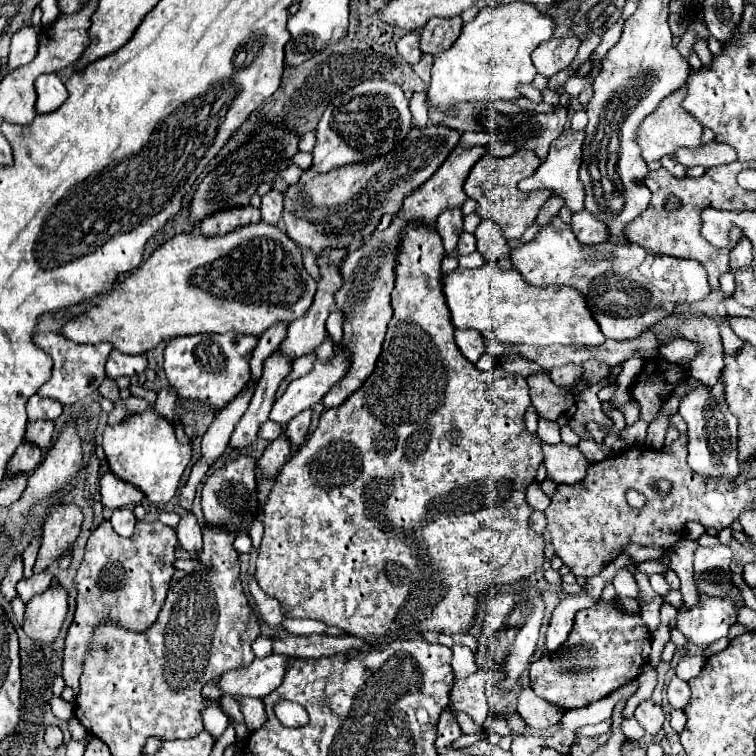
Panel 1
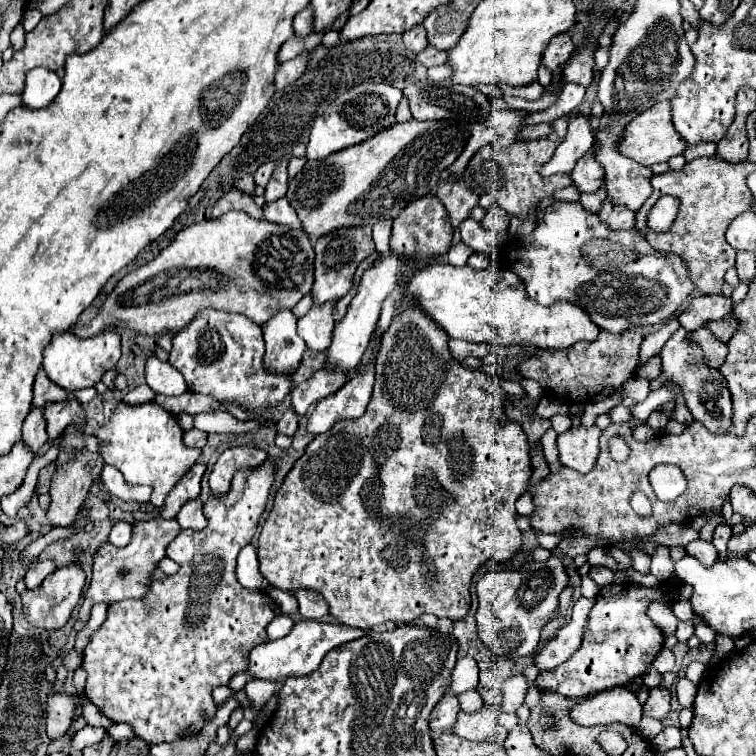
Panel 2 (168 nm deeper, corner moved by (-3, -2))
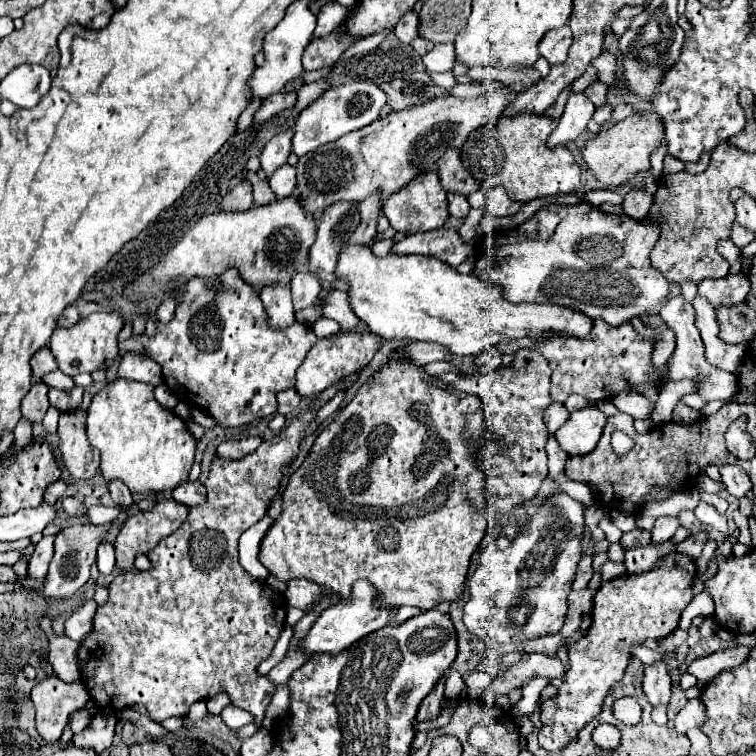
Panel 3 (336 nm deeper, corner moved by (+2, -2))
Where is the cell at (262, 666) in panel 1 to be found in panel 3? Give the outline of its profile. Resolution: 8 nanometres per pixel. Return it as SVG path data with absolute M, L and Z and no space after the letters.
M365 580L355 582L351 600L349 602L337 602L337 604L329 606L327 610L323 610L319 614L319 618L315 620L315 624L305 634L305 638L299 640L297 650L303 652L303 654L313 654L313 652L339 654L345 648L349 648L349 644L357 642L359 638L363 638L363 636L367 636L367 634L371 634L371 632L375 632L379 628L385 628L391 610L375 608L373 606L373 596L375 596L375 592L373 592L373 586L369 582L365 582Z

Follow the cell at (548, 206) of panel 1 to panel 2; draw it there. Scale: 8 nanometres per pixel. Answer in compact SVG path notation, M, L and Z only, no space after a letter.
M594 144L592 150L586 156L582 156L582 160L570 172L574 184L580 188L580 192L586 192L586 194L596 192L604 184L604 166L600 162L596 162L596 158L594 158L596 146L598 144Z

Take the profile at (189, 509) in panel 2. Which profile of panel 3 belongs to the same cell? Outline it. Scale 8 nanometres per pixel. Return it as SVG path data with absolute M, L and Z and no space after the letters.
M197 480L197 482L183 482L181 486L177 486L177 490L171 492L173 500L177 504L183 504L187 508L195 508L195 506L203 506L207 496L205 496L205 486Z

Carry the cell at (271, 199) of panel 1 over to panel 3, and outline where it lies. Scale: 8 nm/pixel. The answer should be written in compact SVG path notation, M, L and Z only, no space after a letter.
M281 132L271 142L267 142L261 154L261 166L267 178L271 178L279 166L287 164L287 156L291 152L291 138L293 138L293 132Z

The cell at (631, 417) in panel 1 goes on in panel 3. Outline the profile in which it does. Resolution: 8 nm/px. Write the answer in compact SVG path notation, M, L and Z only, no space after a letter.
M681 296L671 298L661 308L661 320L675 332L675 350L667 360L667 372L665 378L669 380L691 380L699 386L699 396L707 402L711 400L729 400L737 392L737 378L733 378L731 372L715 368L705 358L705 348L699 336L699 330L695 328L695 314L691 302L685 302Z

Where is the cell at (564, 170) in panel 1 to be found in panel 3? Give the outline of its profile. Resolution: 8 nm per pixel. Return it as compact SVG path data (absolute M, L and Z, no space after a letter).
M583 92L571 94L557 128L547 138L547 148L569 146L569 142L575 142L585 132L585 126L591 120L593 112L595 112L595 106L589 102L589 98Z

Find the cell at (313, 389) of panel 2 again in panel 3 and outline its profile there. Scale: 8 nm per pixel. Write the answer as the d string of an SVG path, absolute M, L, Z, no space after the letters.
M349 332L349 334L319 340L309 350L305 362L297 370L297 376L295 376L297 378L297 382L295 382L297 394L315 398L323 390L327 390L329 386L333 386L339 380L347 378L349 374L355 374L361 368L365 368L371 362L371 358L377 352L377 348L379 348L379 338L375 334L371 334L371 332Z

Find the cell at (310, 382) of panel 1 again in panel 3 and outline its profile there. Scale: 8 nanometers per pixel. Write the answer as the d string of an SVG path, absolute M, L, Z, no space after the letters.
M451 228L431 230L425 234L411 234L403 240L395 242L391 254L407 256L407 254L421 254L437 258L449 266L459 266L469 254L475 252L475 244L463 244L459 234Z

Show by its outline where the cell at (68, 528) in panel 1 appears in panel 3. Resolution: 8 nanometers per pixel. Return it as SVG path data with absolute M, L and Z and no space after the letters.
M85 410L61 414L59 418L59 452L65 472L71 480L89 480L99 472L99 454L85 436Z

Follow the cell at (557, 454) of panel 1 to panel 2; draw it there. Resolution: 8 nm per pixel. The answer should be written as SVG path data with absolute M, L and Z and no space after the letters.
M594 424L592 428L584 426L572 426L566 430L566 434L558 434L558 450L560 450L560 462L562 466L568 466L572 470L578 470L582 474L590 472L598 458L598 438L600 428Z

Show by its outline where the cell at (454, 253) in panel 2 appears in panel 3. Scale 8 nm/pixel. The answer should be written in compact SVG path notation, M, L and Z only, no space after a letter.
M483 208L469 212L469 216L465 218L463 226L459 228L459 236L461 236L463 242L471 242L477 236L477 226L479 226L481 218L483 218Z

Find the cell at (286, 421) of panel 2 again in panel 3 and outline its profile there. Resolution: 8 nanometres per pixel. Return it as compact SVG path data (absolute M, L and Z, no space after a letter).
M291 388L291 390L285 390L285 392L281 392L281 394L277 394L277 402L279 402L279 414L283 414L283 416L289 416L295 408L297 408L297 404L301 402L301 396Z

